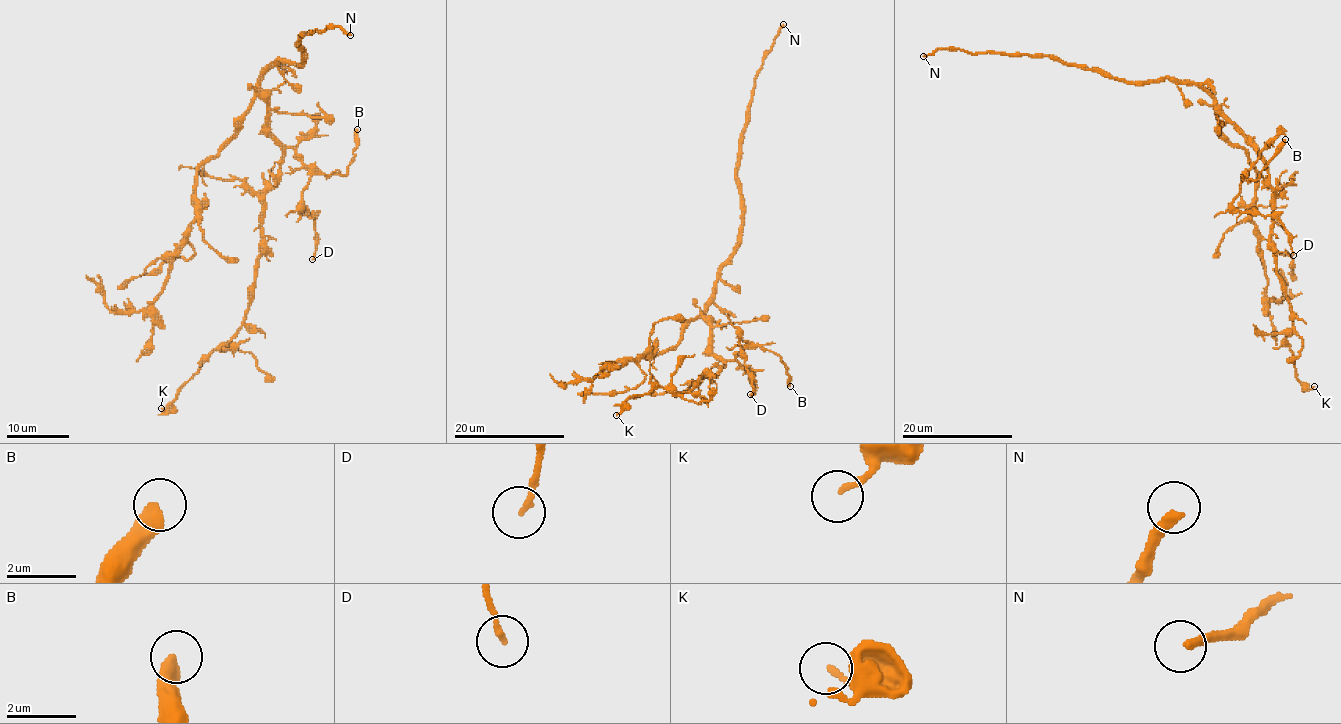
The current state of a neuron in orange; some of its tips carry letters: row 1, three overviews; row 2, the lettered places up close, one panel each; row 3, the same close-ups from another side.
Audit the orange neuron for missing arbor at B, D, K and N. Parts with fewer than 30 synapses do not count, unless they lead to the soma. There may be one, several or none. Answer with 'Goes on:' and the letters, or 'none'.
Goes on: N

